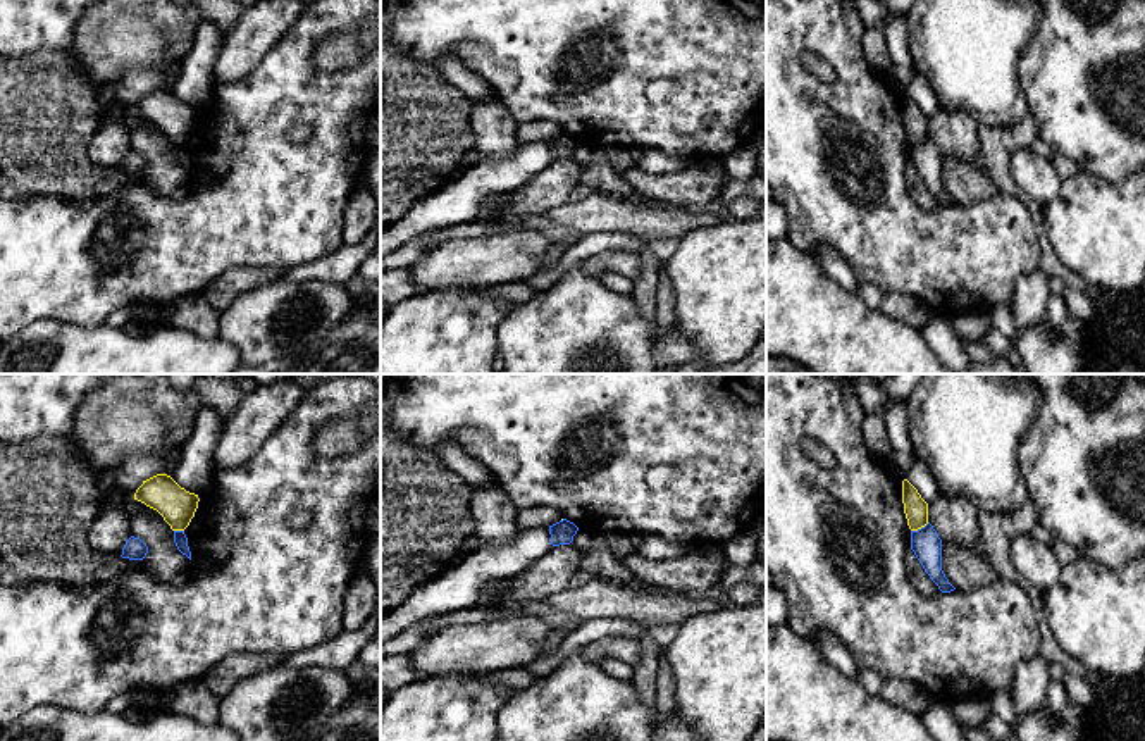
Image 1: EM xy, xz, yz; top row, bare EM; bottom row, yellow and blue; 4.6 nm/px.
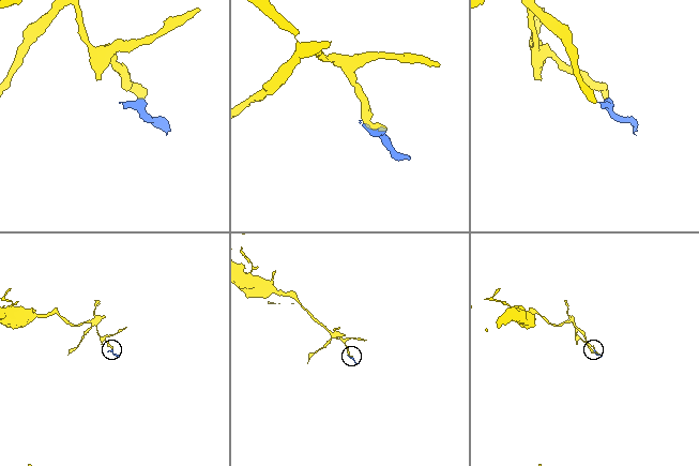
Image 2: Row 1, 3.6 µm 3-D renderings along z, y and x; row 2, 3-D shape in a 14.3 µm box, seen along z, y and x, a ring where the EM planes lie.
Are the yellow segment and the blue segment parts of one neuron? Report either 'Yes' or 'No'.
No

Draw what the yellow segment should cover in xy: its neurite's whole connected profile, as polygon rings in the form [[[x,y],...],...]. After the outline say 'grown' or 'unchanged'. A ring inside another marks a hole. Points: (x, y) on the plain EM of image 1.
[[[157,88],[136,103],[134,114],[157,124],[172,145],[184,145],[198,122],[198,109],[181,102],[170,90]]] | unchanged

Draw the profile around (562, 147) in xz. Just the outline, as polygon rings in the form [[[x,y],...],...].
[[[566,133],[549,140],[551,159],[553,160],[570,159],[573,155],[573,150],[577,148],[577,145],[579,145],[579,141]]]

